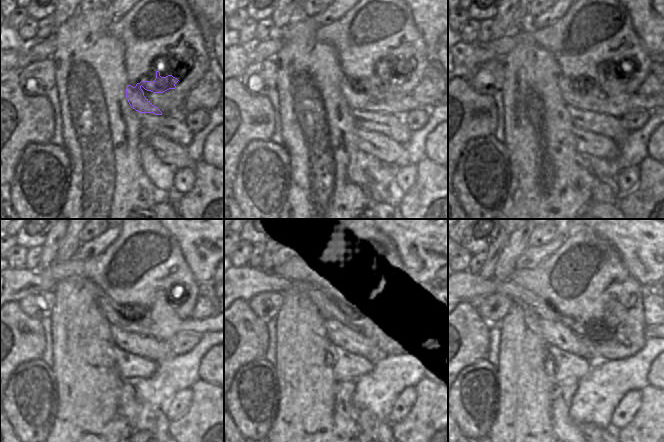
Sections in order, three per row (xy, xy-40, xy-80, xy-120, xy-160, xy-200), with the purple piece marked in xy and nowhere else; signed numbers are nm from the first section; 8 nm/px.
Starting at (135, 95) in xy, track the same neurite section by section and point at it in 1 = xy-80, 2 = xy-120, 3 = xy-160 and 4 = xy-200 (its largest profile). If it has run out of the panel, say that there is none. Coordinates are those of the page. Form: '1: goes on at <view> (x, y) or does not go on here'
1: goes on at xy-80 (606, 95)
2: goes on at xy-120 (161, 322)
3: goes on at xy-160 (244, 283)
4: goes on at xy-200 (469, 287)

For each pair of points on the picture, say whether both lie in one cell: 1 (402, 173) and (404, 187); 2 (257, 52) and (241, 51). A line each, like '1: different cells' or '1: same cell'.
1: same cell
2: different cells

